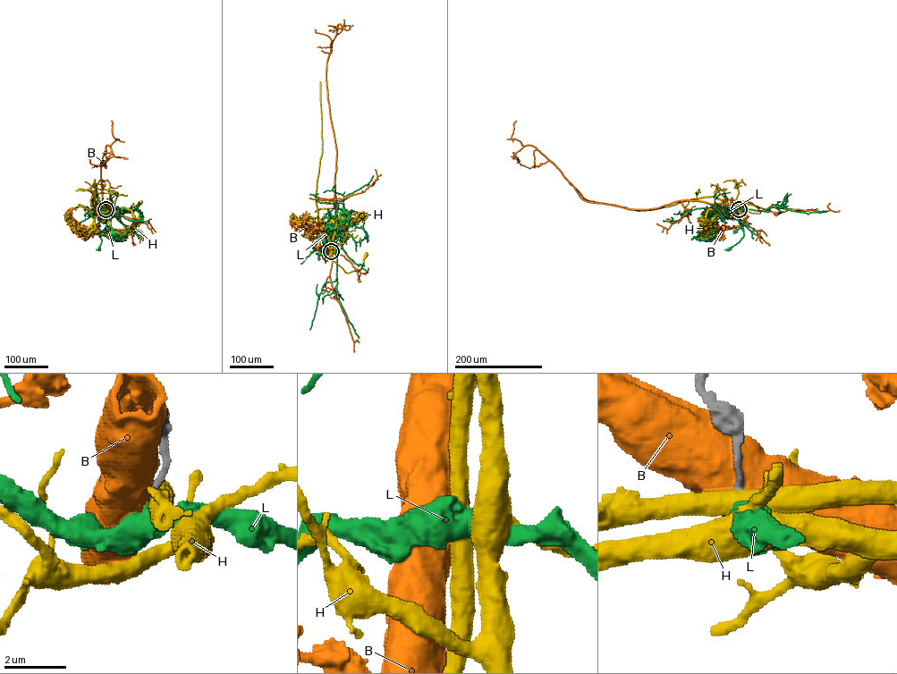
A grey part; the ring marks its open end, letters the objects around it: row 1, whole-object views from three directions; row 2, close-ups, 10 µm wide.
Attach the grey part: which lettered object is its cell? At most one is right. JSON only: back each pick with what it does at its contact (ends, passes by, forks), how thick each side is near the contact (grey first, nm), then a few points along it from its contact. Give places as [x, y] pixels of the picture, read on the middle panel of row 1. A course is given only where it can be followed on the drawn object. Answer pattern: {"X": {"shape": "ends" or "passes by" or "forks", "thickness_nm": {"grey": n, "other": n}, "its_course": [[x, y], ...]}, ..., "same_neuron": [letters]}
{"L": {"shape": "ends", "thickness_nm": {"grey": 200, "other": 500}, "its_course": [[331, 251], [337, 255], [335, 242], [330, 238], [323, 256], [327, 253], [324, 240]]}, "same_neuron": ["L"]}

